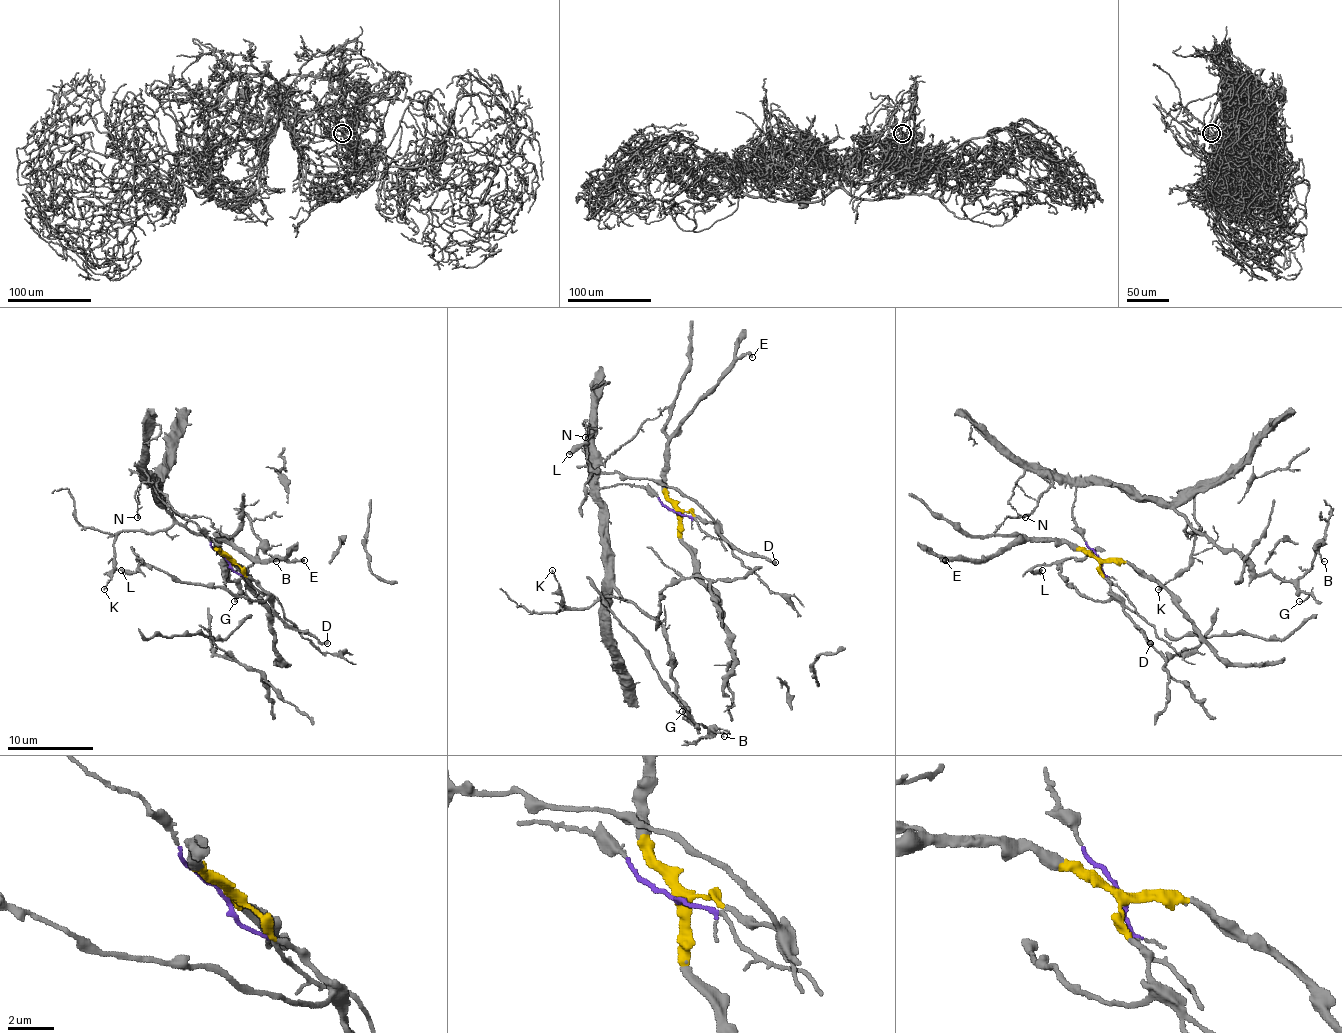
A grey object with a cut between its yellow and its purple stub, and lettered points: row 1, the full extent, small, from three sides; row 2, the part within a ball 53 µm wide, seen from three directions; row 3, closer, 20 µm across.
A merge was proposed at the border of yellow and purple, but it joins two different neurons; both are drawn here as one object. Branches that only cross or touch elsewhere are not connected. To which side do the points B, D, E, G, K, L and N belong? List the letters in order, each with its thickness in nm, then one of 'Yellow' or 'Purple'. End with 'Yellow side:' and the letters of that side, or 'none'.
B: Thickness 120 nm. Purple
D: Thickness 240 nm. Yellow
E: Thickness 240 nm. Yellow
G: Thickness 130 nm. Purple
K: Thickness 110 nm. Purple
L: Thickness 380 nm. Yellow
N: Thickness 110 nm. Purple
Yellow side: D, E, L

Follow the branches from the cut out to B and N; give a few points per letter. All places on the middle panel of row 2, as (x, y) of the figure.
B: (674, 511), (638, 485), (603, 487), (603, 563), (607, 582), (661, 625), (679, 701), (696, 723), (724, 736)
N: (674, 511), (638, 485), (599, 485), (592, 439), (596, 431), (583, 424), (586, 420), (586, 437)

